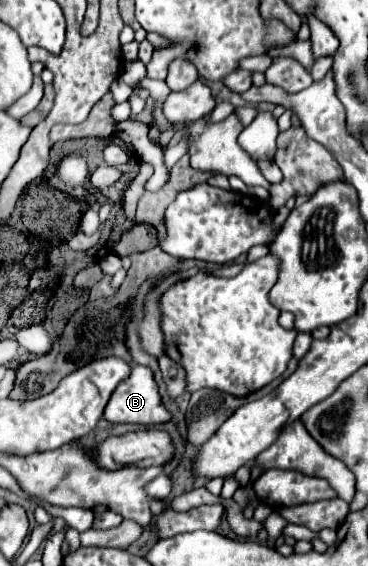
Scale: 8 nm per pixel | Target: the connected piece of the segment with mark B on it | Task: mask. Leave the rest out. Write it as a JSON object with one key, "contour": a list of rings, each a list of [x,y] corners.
{"contour":[[[135,365],[131,375],[113,391],[103,417],[109,423],[159,425],[171,419],[171,413],[161,405],[157,383],[147,367]]]}

